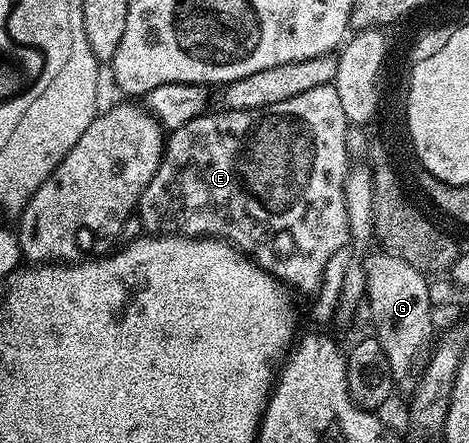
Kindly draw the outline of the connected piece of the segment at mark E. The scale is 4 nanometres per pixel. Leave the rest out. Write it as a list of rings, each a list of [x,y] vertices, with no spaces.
[[[331,84],[320,85],[308,92],[297,93],[286,101],[264,105],[262,108],[250,108],[243,111],[227,110],[224,115],[197,115],[192,121],[180,125],[180,129],[169,132],[166,148],[162,154],[160,165],[156,169],[156,177],[148,181],[148,189],[140,197],[136,215],[142,219],[143,228],[151,235],[187,235],[189,239],[225,239],[237,247],[239,251],[253,258],[259,267],[274,276],[287,288],[295,287],[298,291],[317,292],[322,284],[325,266],[328,259],[342,247],[351,242],[349,231],[348,205],[345,204],[345,181],[351,171],[350,156],[345,145],[348,140],[345,131],[348,126],[344,119],[344,108],[340,105],[340,93]]]

